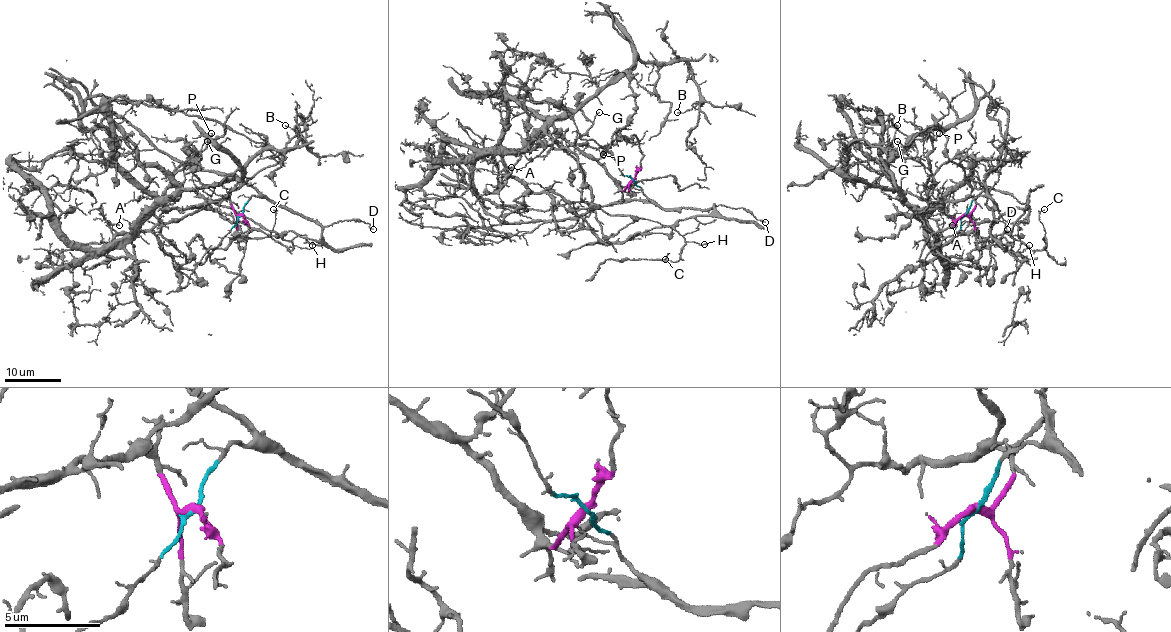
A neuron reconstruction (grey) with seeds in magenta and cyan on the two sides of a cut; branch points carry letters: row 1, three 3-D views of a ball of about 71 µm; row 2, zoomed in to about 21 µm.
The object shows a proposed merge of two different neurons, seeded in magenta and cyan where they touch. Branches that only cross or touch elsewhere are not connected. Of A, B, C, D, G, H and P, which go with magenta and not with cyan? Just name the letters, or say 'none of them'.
A, B, G, P

